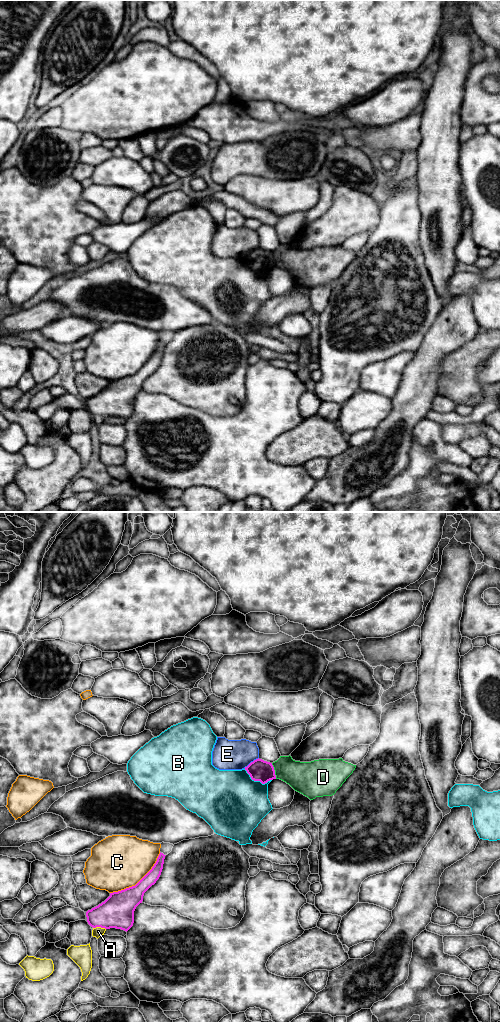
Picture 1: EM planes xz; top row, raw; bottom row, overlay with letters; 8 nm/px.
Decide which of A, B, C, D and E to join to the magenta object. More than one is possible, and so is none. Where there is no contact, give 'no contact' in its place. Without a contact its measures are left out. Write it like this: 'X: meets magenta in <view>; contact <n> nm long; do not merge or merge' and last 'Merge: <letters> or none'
A: meets magenta in xz; contact 110 nm long; do not merge
B: meets magenta in xz; contact 240 nm long; do not merge
C: meets magenta in xz; contact 550 nm long; do not merge
D: meets magenta in xz; contact 130 nm long; do not merge
E: meets magenta in xz; contact 150 nm long; do not merge
Merge: none

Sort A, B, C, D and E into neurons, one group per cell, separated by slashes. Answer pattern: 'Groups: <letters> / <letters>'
Groups: A / B / C / D / E

